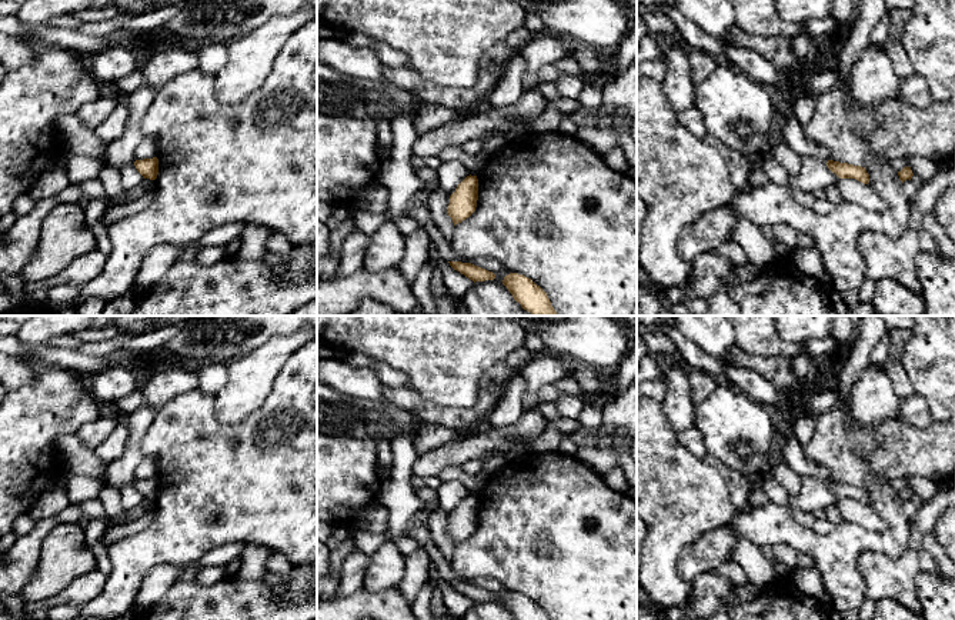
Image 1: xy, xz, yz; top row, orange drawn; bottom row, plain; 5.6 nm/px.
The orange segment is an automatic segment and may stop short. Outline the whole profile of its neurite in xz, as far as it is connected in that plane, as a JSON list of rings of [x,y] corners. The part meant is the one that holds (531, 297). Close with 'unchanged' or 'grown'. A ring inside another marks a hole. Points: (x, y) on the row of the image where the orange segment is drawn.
[[[510,273],[504,277],[502,284],[512,294],[514,300],[532,316],[558,316],[547,293],[531,279],[518,273]]]; unchanged

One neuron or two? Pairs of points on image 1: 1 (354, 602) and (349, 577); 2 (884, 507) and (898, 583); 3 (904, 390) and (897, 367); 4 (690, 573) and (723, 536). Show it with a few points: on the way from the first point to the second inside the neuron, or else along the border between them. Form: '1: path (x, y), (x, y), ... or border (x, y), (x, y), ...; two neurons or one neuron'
1: border (361, 587), (331, 599); two neurons
2: border (908, 547), (897, 556), (872, 552), (861, 554); two neurons
3: path (902, 384), (897, 373); one neuron
4: path (694, 564), (714, 544); one neuron

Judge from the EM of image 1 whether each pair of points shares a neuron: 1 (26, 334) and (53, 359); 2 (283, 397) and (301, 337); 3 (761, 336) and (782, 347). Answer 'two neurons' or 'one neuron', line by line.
1: two neurons
2: two neurons
3: one neuron

